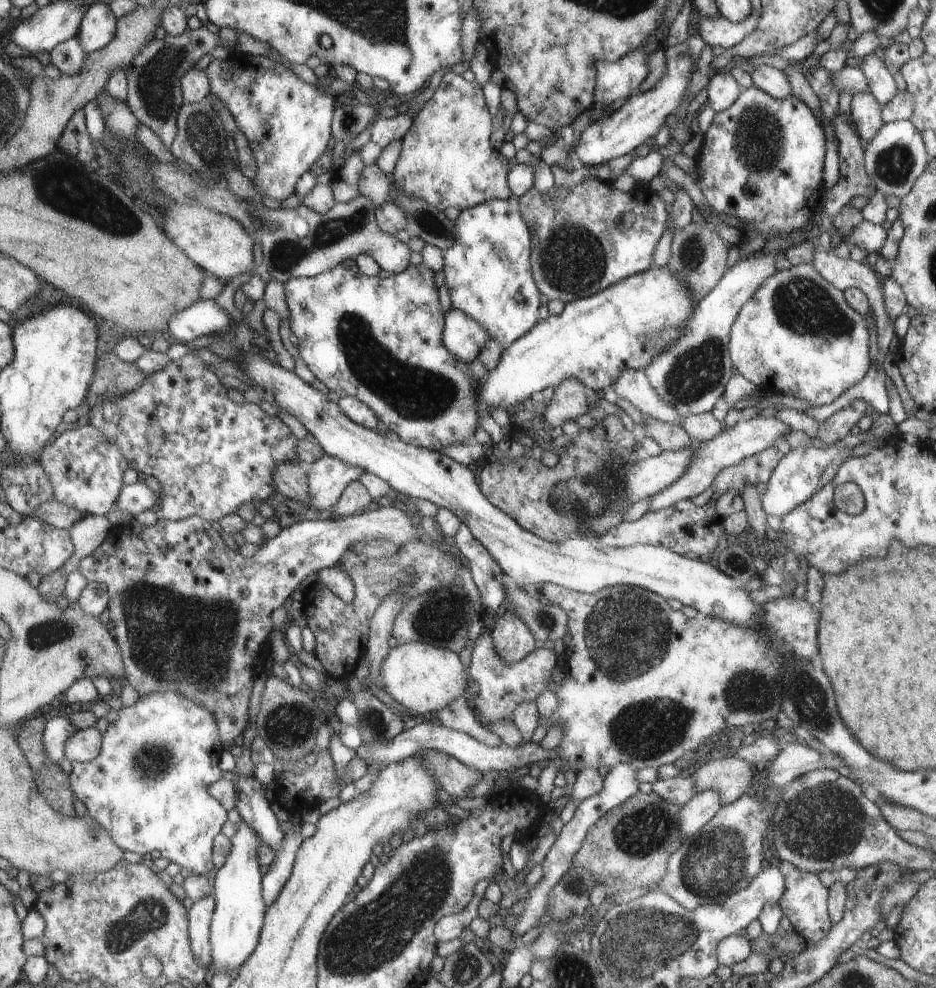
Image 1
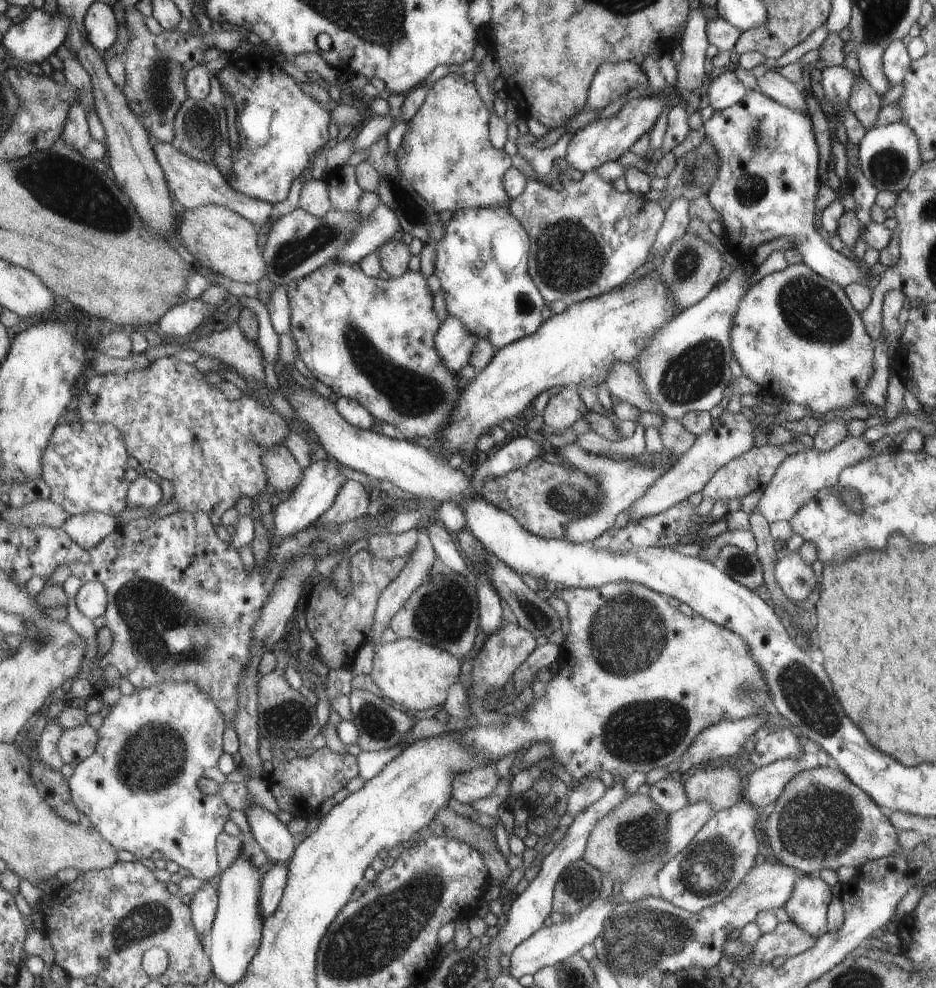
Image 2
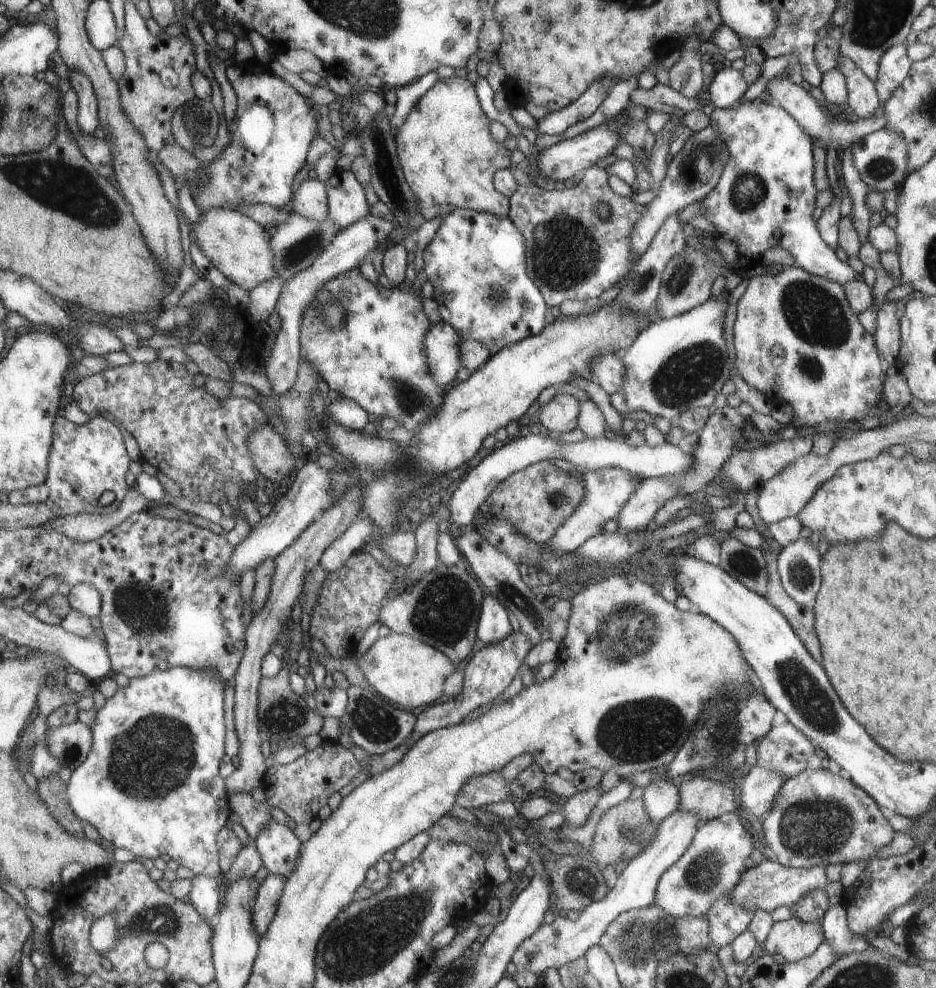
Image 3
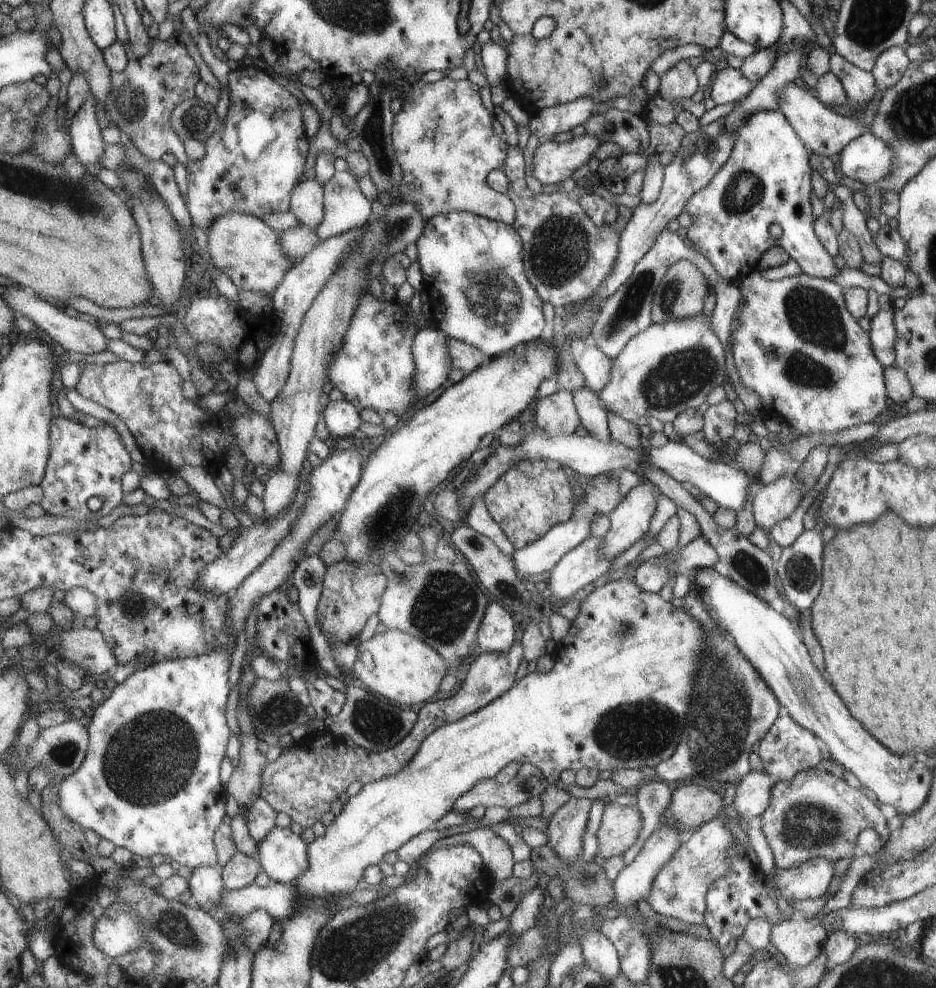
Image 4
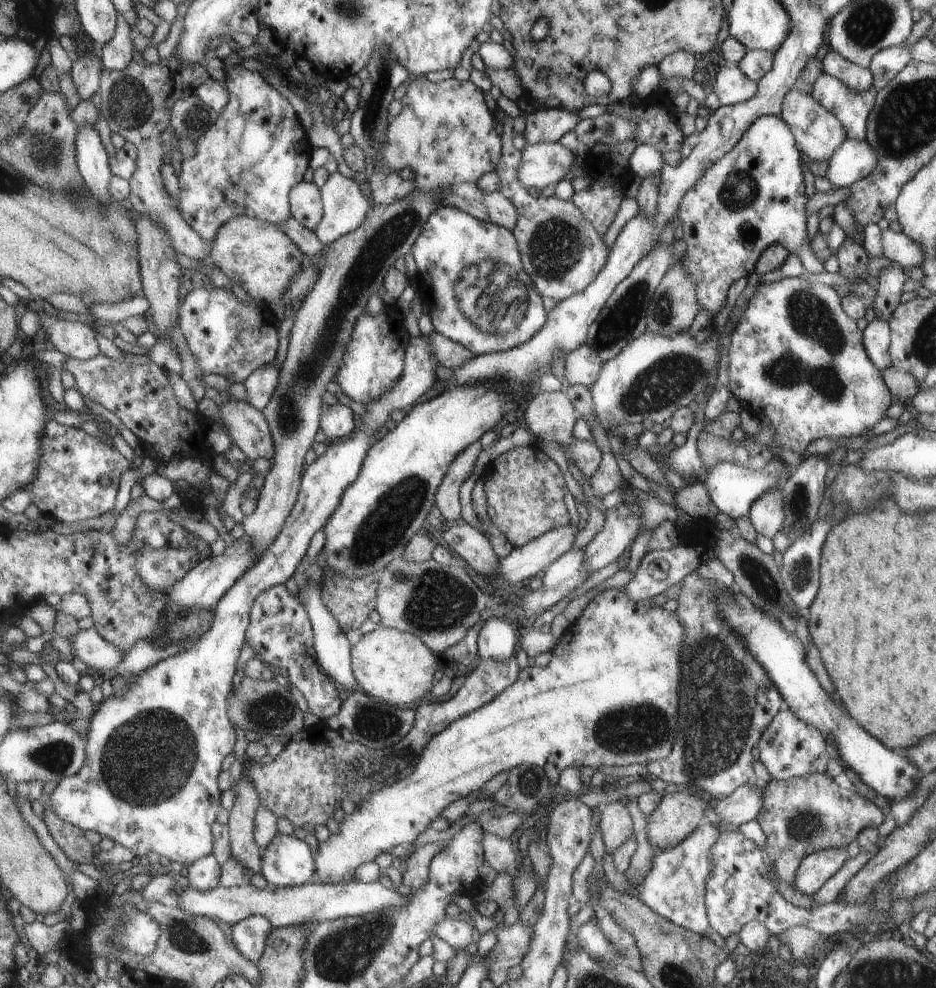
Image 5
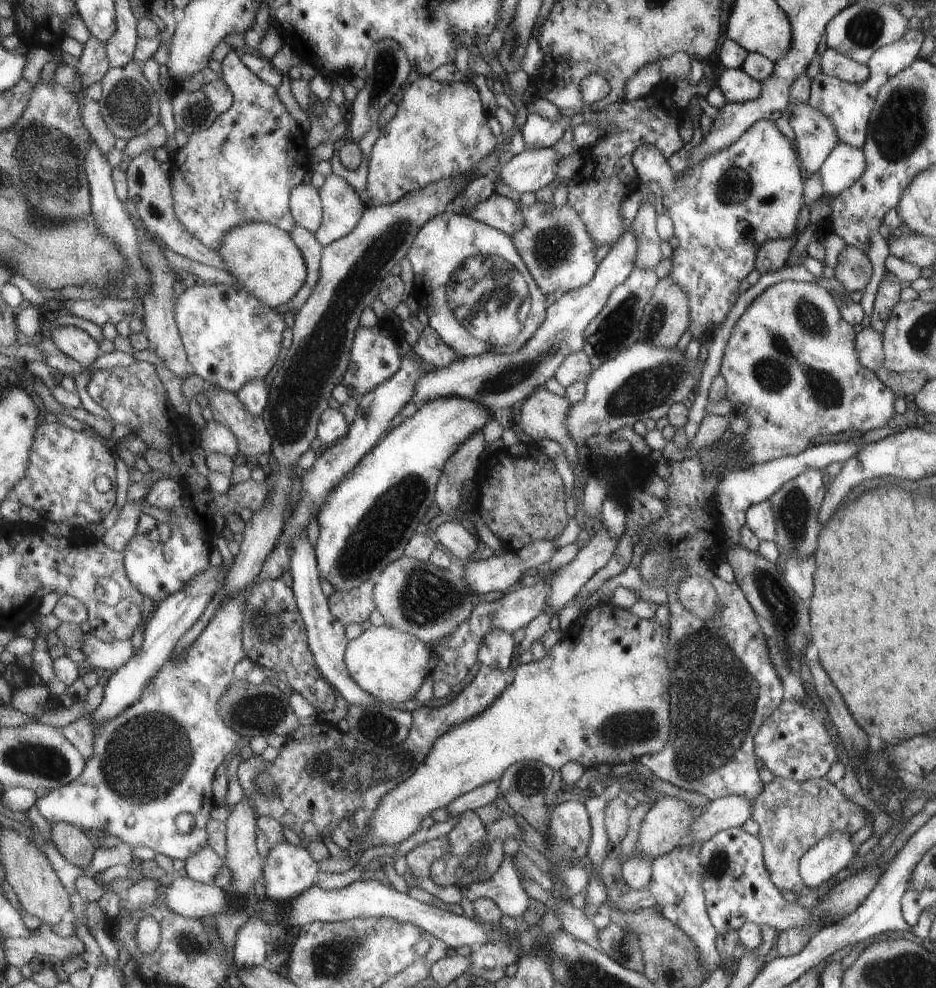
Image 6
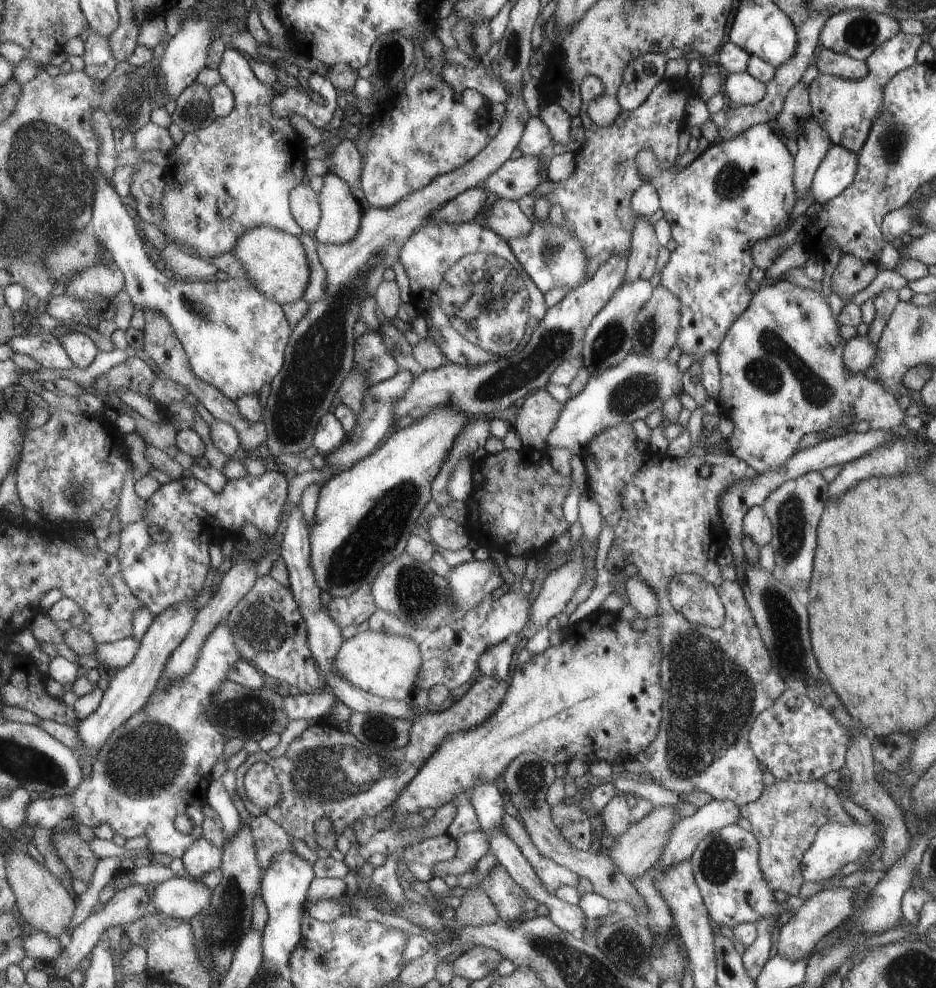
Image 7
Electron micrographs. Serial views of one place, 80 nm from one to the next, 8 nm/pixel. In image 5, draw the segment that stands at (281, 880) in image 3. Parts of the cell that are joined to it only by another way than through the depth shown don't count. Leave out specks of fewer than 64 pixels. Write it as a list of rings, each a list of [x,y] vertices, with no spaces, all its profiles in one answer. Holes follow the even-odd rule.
[[[251,916],[232,926],[231,938],[244,958],[257,963],[267,950],[273,930],[273,924],[265,916]]]

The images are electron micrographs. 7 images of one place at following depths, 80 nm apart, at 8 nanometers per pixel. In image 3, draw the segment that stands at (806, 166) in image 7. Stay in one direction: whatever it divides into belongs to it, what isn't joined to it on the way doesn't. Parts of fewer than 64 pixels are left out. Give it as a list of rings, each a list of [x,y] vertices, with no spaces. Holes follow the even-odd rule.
[[[773,78],[769,80],[765,86],[765,90],[767,90],[767,93],[771,96],[772,102],[781,106],[782,110],[787,111],[788,114],[796,120],[797,126],[799,126],[809,138],[813,138],[813,142],[821,142],[825,150],[827,150],[829,146],[837,150],[842,150],[858,139],[863,138],[863,136],[880,130],[885,126],[885,118],[883,118],[880,112],[874,113],[868,118],[859,118],[855,120],[855,122],[843,120],[843,118],[835,116],[827,116],[822,112],[821,105],[816,100],[805,92],[801,86],[790,82],[788,78],[779,78],[779,80]]]

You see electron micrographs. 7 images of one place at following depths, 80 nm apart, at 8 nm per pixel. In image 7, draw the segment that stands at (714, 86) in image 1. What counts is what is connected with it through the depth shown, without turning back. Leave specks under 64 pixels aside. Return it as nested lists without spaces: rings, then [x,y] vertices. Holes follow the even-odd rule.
[[[746,71],[729,73],[722,84],[726,102],[737,106],[757,104],[765,96],[765,84],[749,76]]]

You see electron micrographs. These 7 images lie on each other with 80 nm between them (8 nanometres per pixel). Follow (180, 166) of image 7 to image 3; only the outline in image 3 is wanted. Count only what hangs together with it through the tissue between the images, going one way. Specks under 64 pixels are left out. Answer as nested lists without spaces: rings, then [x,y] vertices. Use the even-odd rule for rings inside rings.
[[[253,58],[249,61],[244,61],[242,63],[230,63],[226,70],[226,76],[229,80],[229,83],[234,90],[234,93],[237,97],[237,111],[235,113],[234,119],[230,124],[230,134],[229,134],[229,144],[221,154],[211,162],[205,164],[205,168],[207,168],[207,176],[209,176],[209,180],[205,182],[203,180],[203,176],[201,176],[201,188],[199,188],[199,192],[194,193],[194,204],[200,210],[202,214],[205,212],[211,212],[211,210],[220,209],[220,208],[230,208],[230,209],[238,209],[241,204],[267,204],[268,206],[273,206],[277,209],[287,209],[287,203],[289,200],[292,200],[291,186],[293,186],[293,180],[295,180],[295,176],[301,170],[302,166],[305,166],[307,162],[307,154],[309,154],[309,148],[311,148],[311,142],[319,136],[319,118],[321,118],[321,114],[307,102],[307,98],[303,96],[303,94],[299,94],[289,82],[285,82],[283,78],[279,78],[273,70],[270,68],[270,64],[259,62],[257,59]]]

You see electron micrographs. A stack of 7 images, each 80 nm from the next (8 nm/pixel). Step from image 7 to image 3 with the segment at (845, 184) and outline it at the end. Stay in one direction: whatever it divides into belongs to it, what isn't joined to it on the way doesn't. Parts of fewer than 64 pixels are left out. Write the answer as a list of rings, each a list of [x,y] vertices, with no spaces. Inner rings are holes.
[[[885,128],[871,132],[851,144],[850,155],[853,168],[859,172],[863,184],[867,184],[871,190],[897,191],[903,184],[908,165],[908,147],[905,146],[905,140],[901,138],[901,134]]]

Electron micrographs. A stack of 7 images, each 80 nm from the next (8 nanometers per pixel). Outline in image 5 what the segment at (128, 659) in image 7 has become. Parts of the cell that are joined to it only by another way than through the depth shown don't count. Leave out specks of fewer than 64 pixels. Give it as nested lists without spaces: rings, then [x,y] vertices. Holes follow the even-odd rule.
[[[92,627],[77,632],[77,636],[70,642],[74,659],[87,670],[96,670],[105,676],[115,674],[115,668],[121,664],[127,650],[108,642]]]

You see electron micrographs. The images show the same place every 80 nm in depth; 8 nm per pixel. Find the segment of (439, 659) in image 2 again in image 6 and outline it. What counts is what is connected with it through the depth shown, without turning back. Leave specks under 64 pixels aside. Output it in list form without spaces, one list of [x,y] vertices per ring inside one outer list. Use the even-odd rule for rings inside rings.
[[[386,625],[362,631],[355,640],[347,642],[343,652],[343,666],[351,680],[382,704],[401,704],[413,698],[427,676],[428,663],[429,651],[421,640]]]

